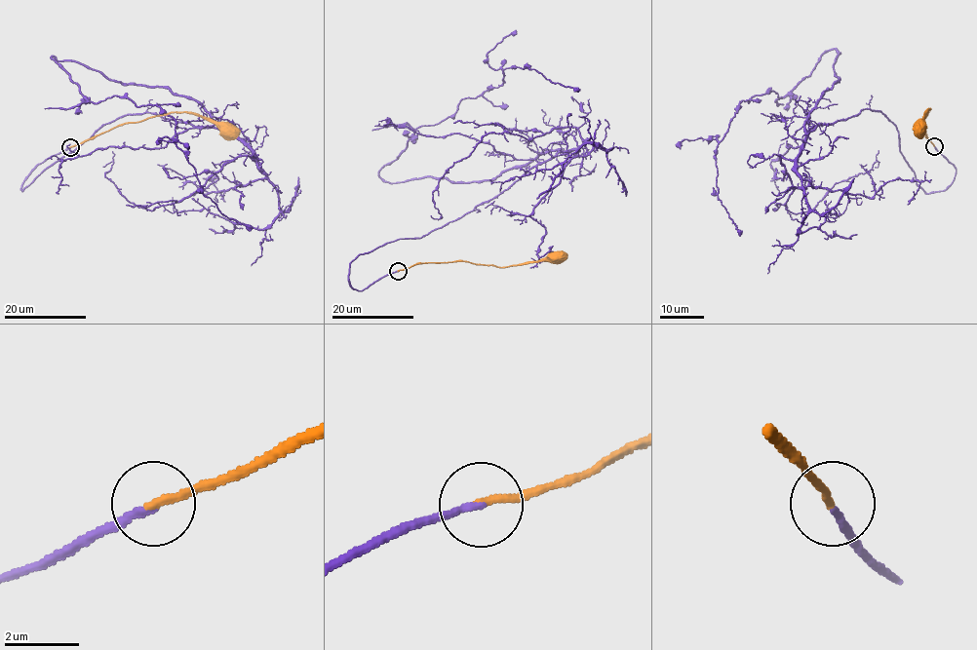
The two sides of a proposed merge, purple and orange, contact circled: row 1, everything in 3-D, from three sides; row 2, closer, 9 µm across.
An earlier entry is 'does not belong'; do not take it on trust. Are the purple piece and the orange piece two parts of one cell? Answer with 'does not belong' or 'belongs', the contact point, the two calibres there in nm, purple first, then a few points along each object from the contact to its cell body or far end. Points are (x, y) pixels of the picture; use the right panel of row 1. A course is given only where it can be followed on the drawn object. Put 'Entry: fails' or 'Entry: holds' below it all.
belongs; place (934, 146); calibres 180 and 220 nm; course purple (934, 146), (956, 175), (925, 193), (879, 111), (805, 129), (828, 50), (717, 146), (740, 232); course orange (934, 146), (925, 137), (923, 120), (930, 109), (917, 127), (920, 128)
Entry: fails

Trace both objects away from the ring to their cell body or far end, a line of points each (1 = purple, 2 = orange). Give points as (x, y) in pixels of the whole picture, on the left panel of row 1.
1: (70, 147), (22, 191), (127, 115), (230, 131), (194, 100), (51, 57), (89, 101), (170, 116), (253, 227)
2: (70, 147), (115, 127), (170, 112), (189, 112), (210, 118), (227, 130)

